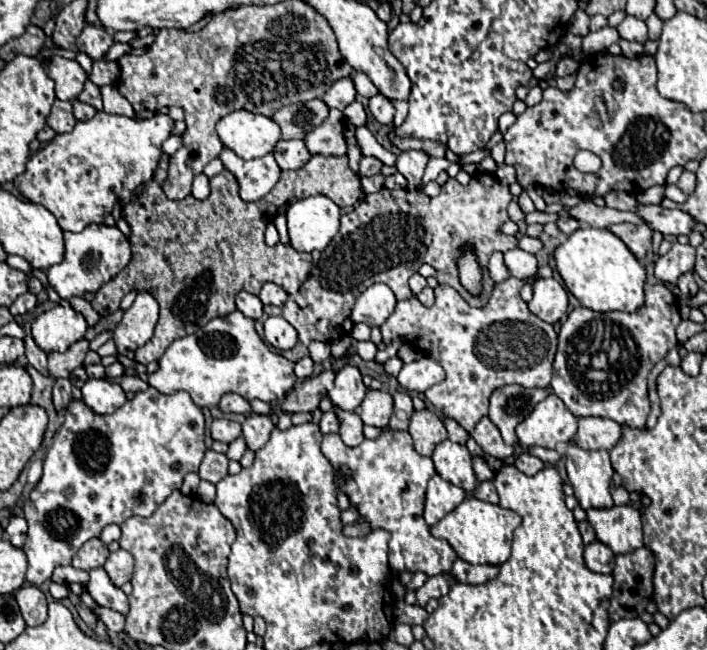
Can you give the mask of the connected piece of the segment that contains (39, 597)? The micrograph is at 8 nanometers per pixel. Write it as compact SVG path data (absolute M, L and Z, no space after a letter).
M23 585L17 589L15 599L27 625L41 625L47 619L47 599L35 585Z

